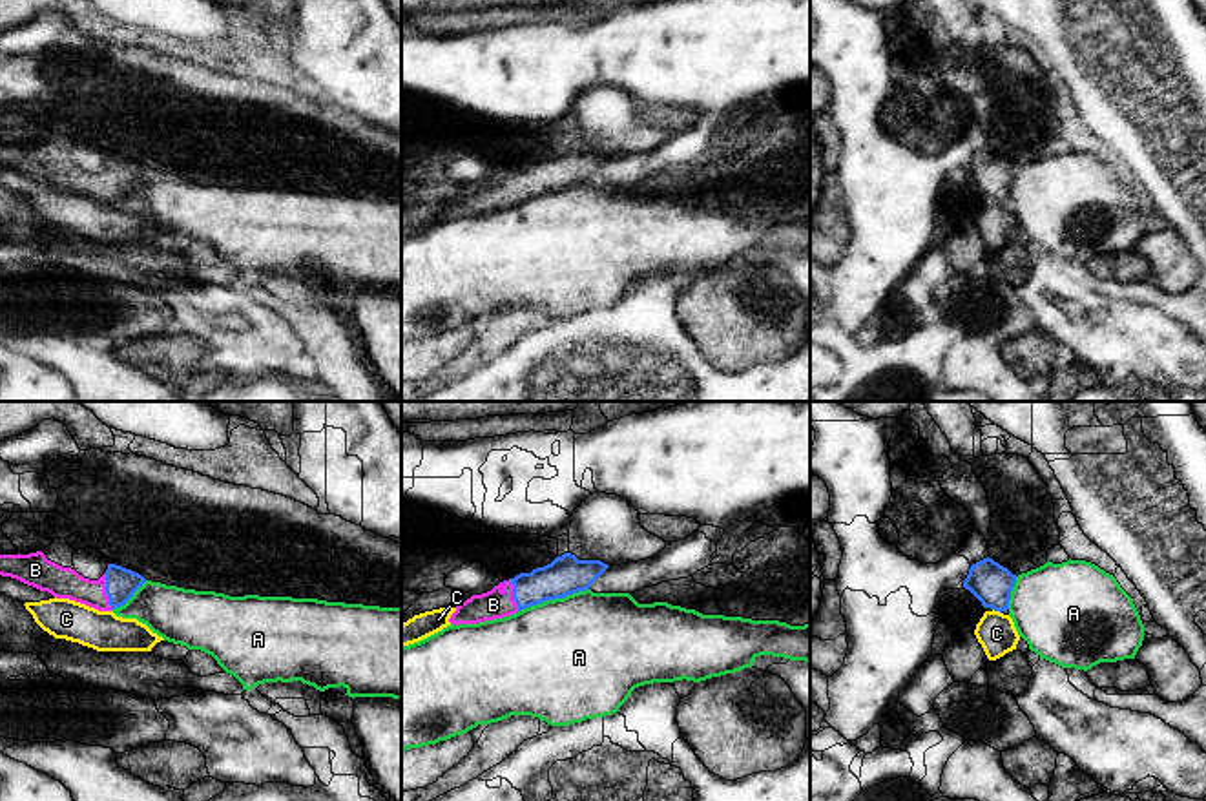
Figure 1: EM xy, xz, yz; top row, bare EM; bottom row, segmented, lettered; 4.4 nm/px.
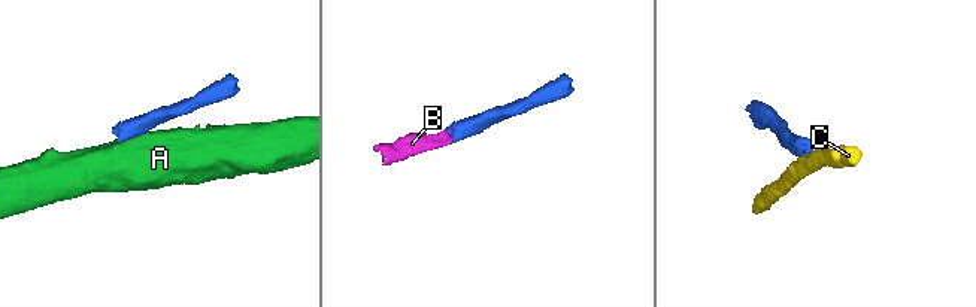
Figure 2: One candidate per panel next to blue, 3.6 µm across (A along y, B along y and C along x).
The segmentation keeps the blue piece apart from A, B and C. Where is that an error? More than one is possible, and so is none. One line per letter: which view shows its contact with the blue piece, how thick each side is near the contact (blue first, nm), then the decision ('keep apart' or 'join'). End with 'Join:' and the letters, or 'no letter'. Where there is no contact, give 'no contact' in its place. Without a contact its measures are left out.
A: xz | 170/500 nm | keep apart
B: xy | 140/140 nm | join
C: yz | 180/170 nm | keep apart
Join: B

